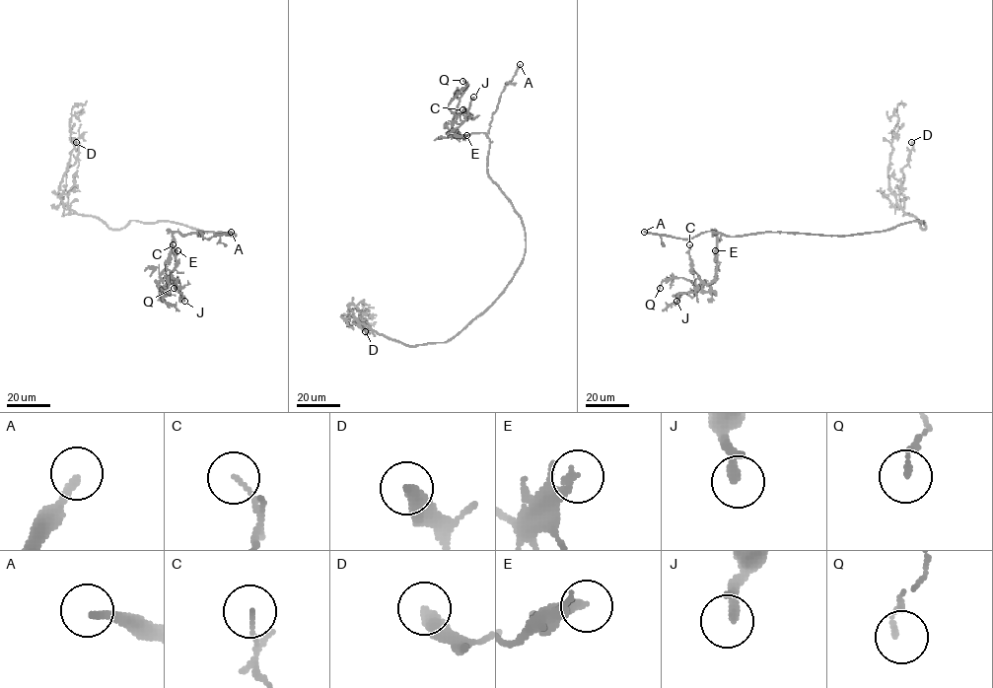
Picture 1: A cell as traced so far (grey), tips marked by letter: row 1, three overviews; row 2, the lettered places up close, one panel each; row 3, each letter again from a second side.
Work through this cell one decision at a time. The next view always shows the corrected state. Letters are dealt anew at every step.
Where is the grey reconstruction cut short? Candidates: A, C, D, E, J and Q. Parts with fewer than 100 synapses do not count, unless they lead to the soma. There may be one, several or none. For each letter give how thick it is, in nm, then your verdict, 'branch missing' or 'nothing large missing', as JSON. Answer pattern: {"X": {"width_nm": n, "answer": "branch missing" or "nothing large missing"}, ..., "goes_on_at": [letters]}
{"A": {"width_nm": 220, "answer": "branch missing"}, "C": {"width_nm": 80, "answer": "nothing large missing"}, "D": {"width_nm": 480, "answer": "nothing large missing"}, "E": {"width_nm": 240, "answer": "nothing large missing"}, "J": {"width_nm": 280, "answer": "nothing large missing"}, "Q": {"width_nm": 130, "answer": "nothing large missing"}, "goes_on_at": ["A"]}

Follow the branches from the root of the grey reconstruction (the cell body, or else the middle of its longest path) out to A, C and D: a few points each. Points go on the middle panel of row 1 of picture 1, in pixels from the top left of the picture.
A: (508, 285), (523, 259), (526, 233), (511, 201), (488, 174), (487, 134), (501, 93), (520, 64)
C: (508, 285), (523, 257), (525, 229), (488, 174), (487, 136), (455, 137), (462, 109)
D: (508, 285), (490, 306), (445, 342), (407, 345), (377, 333), (355, 319), (355, 324), (365, 331)

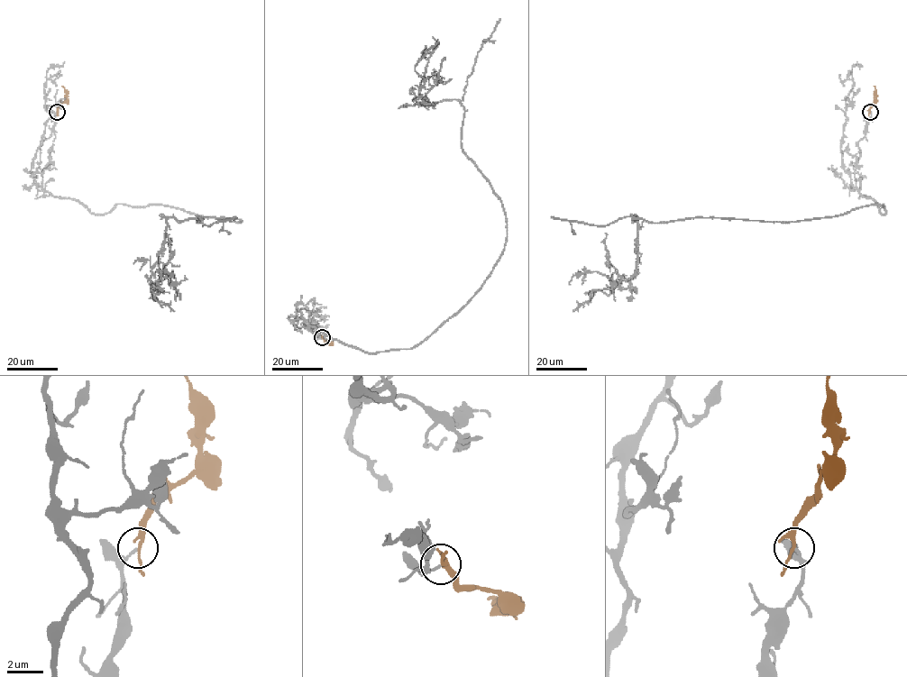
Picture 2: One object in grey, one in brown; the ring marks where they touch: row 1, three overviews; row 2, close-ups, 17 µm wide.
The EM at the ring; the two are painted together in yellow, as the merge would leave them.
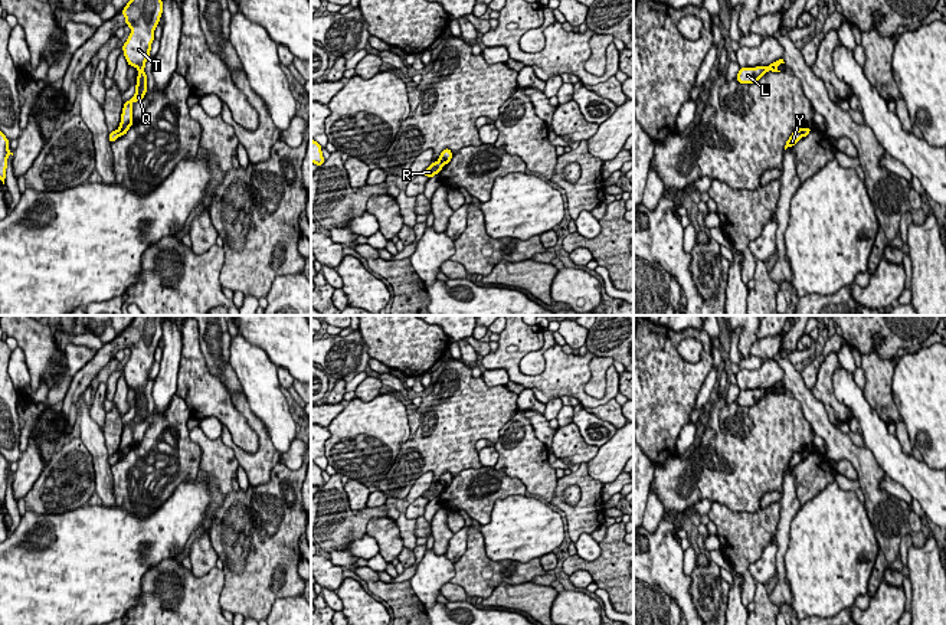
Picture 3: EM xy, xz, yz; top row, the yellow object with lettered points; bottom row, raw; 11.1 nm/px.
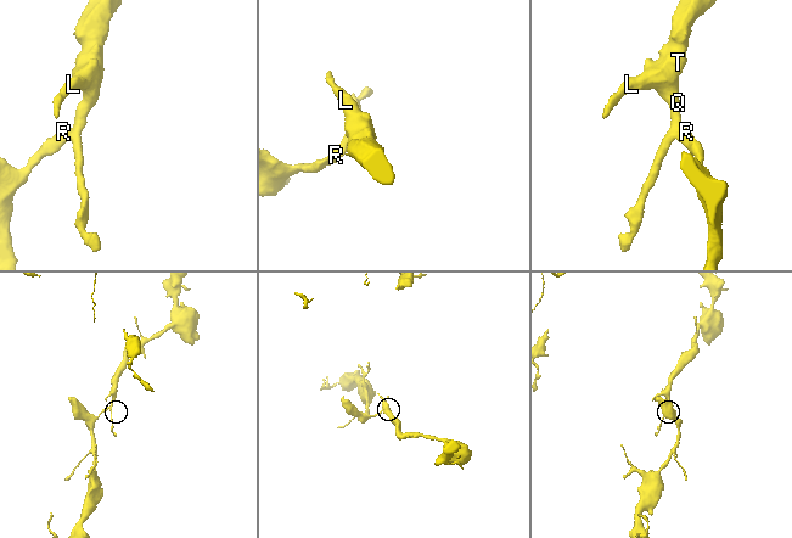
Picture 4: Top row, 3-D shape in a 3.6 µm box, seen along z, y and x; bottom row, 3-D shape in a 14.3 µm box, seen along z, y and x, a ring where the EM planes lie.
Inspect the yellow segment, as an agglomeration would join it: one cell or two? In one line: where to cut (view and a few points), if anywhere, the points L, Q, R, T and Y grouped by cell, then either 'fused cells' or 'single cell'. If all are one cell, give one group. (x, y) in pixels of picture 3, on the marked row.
cut xz (438, 160), (445, 163); groups L Q T Y / R; fused cells

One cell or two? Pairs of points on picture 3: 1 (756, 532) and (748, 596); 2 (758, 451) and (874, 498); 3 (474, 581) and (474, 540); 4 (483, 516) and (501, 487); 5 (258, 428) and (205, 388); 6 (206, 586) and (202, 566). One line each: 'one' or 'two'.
1: one
2: two
3: one
4: one
5: two
6: two

